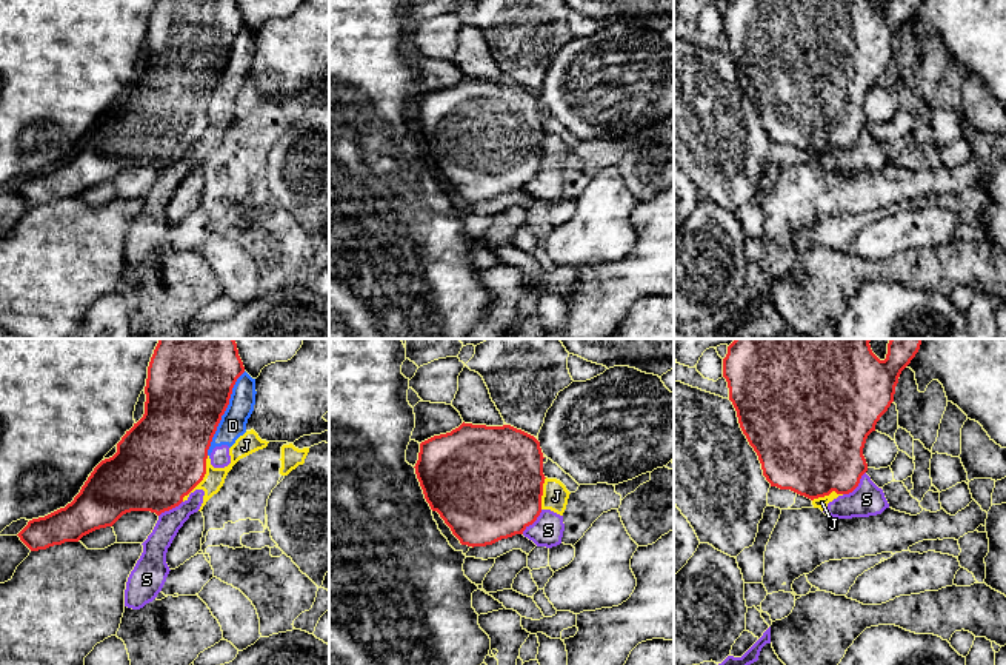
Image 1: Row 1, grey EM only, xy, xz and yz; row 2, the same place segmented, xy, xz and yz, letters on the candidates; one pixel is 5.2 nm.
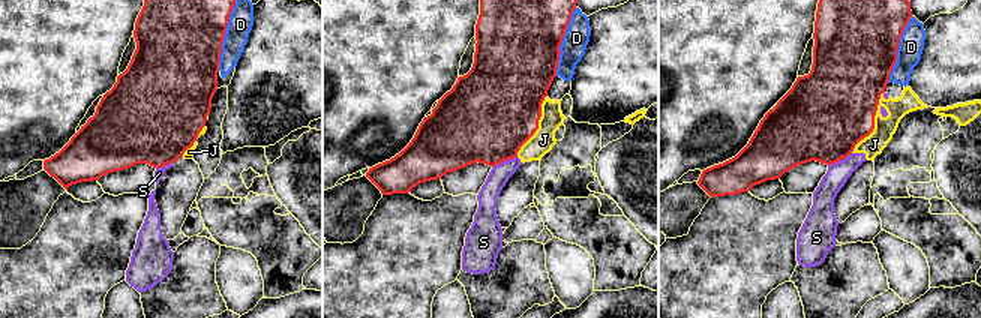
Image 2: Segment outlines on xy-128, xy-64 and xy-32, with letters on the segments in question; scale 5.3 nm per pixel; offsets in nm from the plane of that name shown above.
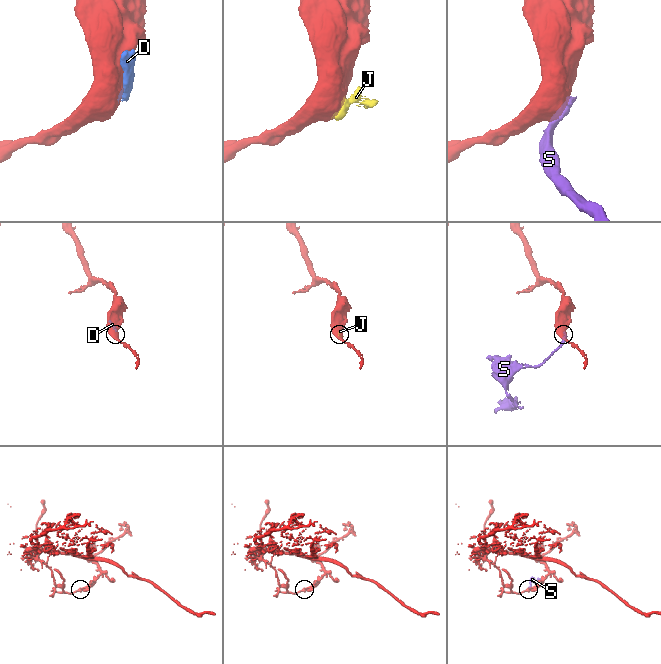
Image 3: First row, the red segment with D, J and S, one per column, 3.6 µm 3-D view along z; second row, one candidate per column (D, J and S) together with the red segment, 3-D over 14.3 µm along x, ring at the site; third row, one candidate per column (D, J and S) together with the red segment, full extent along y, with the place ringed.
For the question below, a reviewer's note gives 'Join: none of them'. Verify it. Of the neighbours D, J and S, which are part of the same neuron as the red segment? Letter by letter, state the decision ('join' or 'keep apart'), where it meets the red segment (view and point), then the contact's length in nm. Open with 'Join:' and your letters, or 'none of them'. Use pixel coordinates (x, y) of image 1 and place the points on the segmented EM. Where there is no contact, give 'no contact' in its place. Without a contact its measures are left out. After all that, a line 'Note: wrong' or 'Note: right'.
Join: none of them
D: keep apart; contact xy (223, 413); length 480 nm
J: keep apart; contact xy (202, 479); length 280 nm
S: keep apart; contact yz (857, 485); length 170 nm
Note: right

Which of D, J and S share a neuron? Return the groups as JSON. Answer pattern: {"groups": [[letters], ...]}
{"groups": [["D", "J", "S"]]}

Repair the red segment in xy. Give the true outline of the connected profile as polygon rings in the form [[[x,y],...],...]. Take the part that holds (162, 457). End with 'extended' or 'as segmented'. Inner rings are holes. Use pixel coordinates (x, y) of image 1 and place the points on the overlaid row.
[[[158,339],[148,366],[143,417],[117,443],[117,453],[102,460],[71,503],[45,517],[32,519],[17,534],[31,550],[46,550],[65,542],[78,542],[83,536],[112,526],[131,511],[151,511],[160,516],[178,506],[206,474],[208,449],[225,414],[232,388],[245,373],[234,339]]]; as segmented

